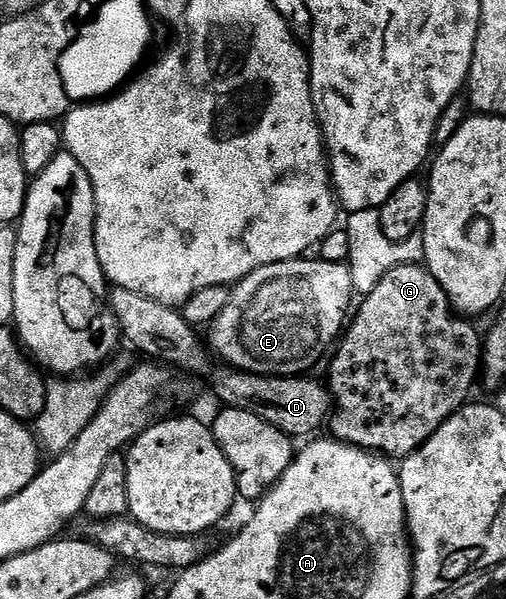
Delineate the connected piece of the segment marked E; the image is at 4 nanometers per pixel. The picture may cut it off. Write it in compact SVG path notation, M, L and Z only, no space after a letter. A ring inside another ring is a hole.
M302 257L260 267L230 290L223 313L219 313L219 317L208 324L208 346L218 360L241 371L250 371L256 375L304 376L312 372L317 362L326 358L330 348L338 342L347 323L345 310L349 307L349 298L354 298L354 295L347 262L328 263L318 257Z

